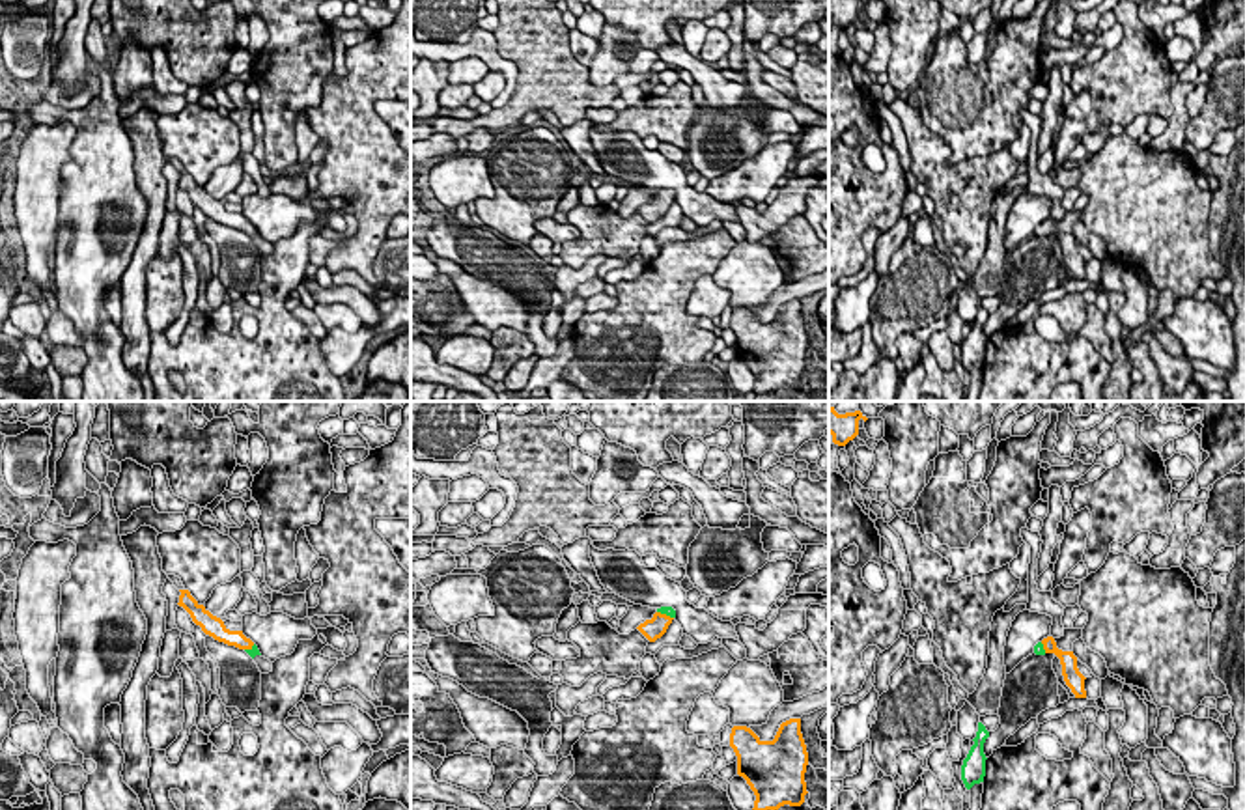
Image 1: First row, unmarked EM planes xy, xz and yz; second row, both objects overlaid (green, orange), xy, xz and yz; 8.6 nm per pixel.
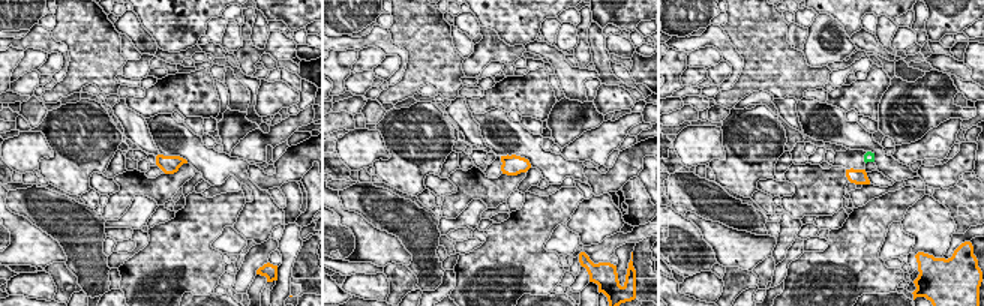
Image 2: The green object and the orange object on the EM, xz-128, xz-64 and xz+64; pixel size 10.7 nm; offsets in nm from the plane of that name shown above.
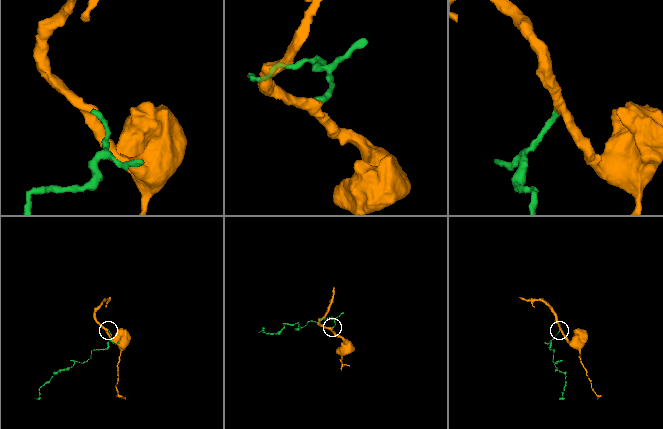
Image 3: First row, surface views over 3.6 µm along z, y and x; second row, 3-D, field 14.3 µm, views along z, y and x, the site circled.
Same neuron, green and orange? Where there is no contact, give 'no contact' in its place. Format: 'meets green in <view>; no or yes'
meets green in xz; yes

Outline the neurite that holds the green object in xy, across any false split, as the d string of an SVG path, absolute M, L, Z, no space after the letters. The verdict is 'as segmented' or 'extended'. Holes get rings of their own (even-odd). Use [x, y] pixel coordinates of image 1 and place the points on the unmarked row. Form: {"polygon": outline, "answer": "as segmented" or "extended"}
{"polygon": "M189 172L179 174L181 177L177 187L190 196L192 203L200 207L205 216L228 228L245 231L252 241L256 237L261 237L258 228L250 220L246 220L243 213L230 213L224 203L213 198L203 187L200 187Z", "answer": "extended"}

